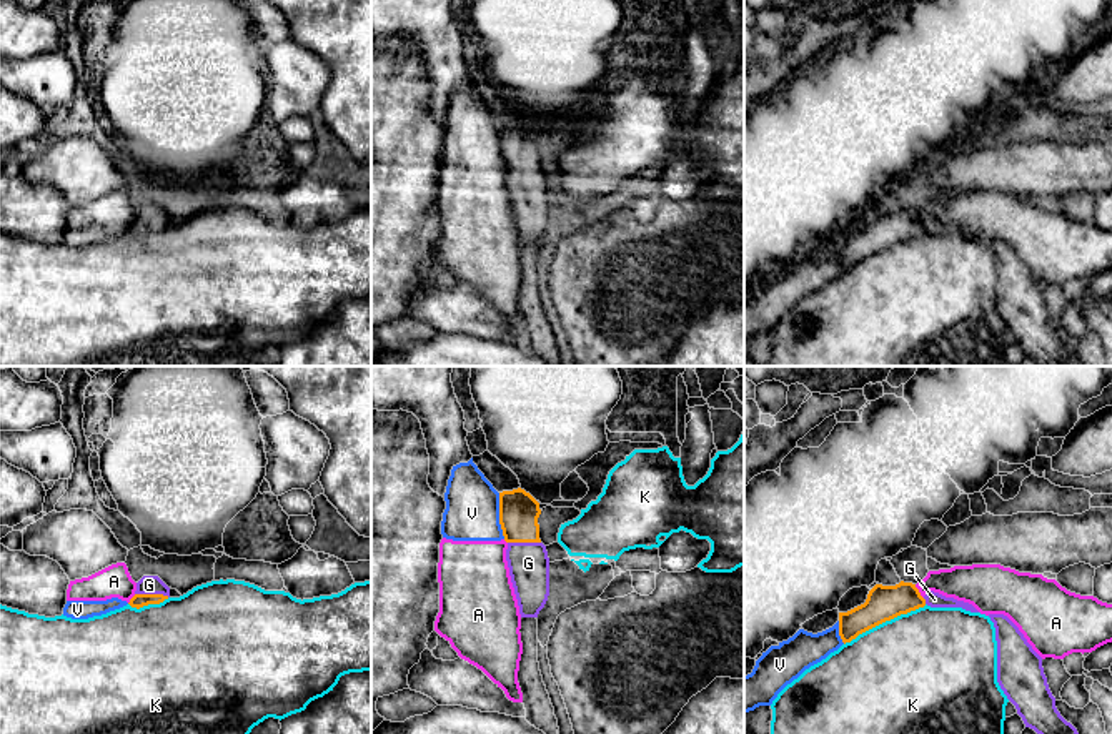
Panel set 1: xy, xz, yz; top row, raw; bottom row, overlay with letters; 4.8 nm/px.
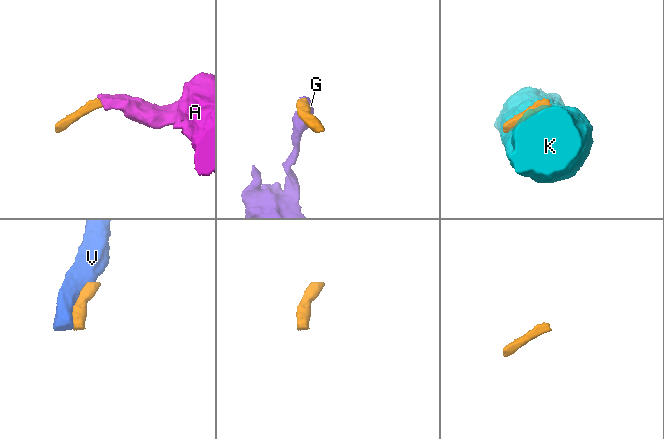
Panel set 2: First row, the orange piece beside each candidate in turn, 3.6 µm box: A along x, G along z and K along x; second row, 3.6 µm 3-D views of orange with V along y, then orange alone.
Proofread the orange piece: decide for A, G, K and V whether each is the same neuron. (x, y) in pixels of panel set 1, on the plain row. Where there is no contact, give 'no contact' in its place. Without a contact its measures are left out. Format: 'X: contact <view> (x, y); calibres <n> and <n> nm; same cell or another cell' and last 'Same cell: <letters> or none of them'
A: contact yz (918, 218); calibres 170 and 180 nm; another cell
G: contact xy (152, 222); calibres 70 and 100 nm; same cell
K: contact yz (884, 248); calibres 170 and 500 nm; another cell
V: contact xz (500, 143); calibres 190 and 260 nm; another cell
Same cell: G

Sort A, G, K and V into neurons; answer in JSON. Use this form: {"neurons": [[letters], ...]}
{"neurons": [["A", "V"], ["G"], ["K"]]}

